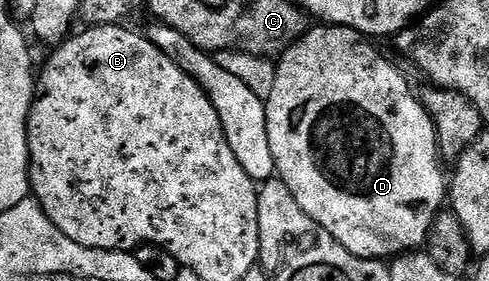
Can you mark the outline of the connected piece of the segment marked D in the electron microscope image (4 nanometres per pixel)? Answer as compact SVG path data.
M320 23L309 28L303 37L298 38L291 47L280 54L276 61L276 74L274 75L274 91L264 102L266 107L266 135L270 135L270 155L274 155L276 172L279 180L290 187L294 199L298 199L298 207L310 215L342 247L346 247L354 255L370 257L373 259L392 259L397 255L411 253L419 250L427 242L428 233L431 231L436 217L446 205L446 198L450 193L450 181L444 177L445 162L440 156L440 144L436 141L436 128L432 117L428 113L428 106L412 94L408 81L375 49L371 40L365 39L354 29L345 25L329 25Z

